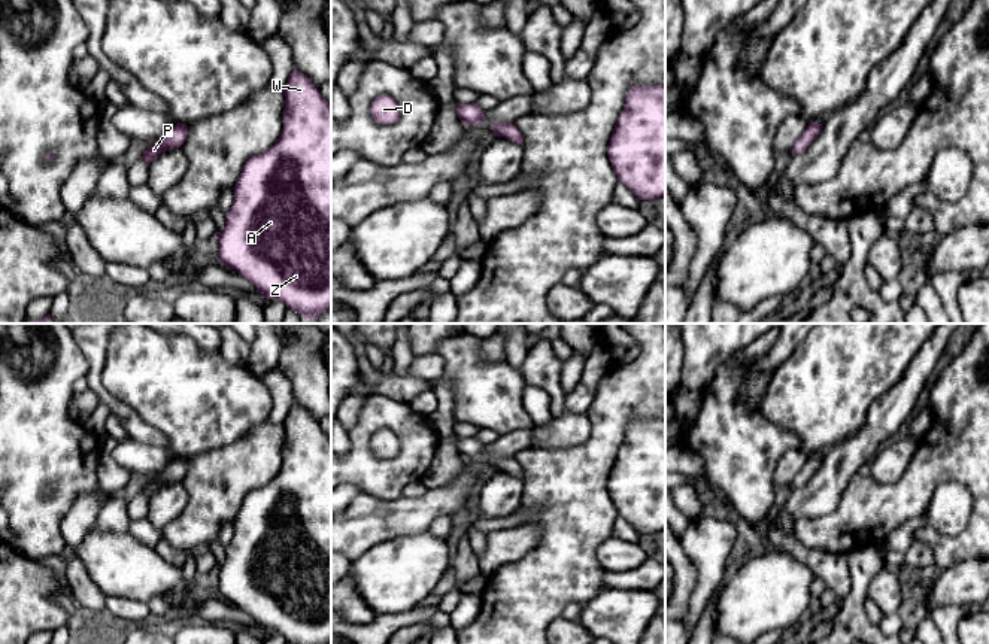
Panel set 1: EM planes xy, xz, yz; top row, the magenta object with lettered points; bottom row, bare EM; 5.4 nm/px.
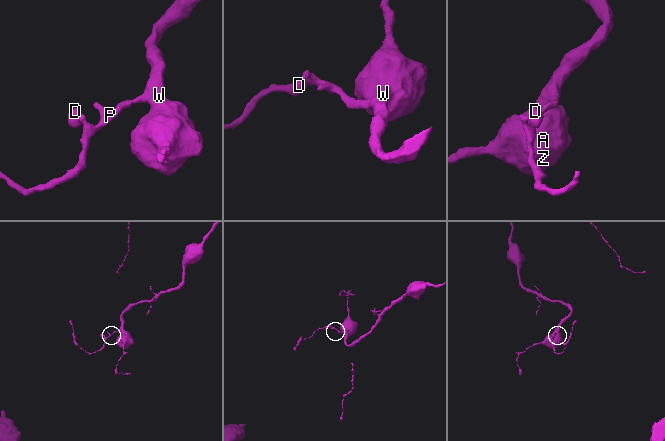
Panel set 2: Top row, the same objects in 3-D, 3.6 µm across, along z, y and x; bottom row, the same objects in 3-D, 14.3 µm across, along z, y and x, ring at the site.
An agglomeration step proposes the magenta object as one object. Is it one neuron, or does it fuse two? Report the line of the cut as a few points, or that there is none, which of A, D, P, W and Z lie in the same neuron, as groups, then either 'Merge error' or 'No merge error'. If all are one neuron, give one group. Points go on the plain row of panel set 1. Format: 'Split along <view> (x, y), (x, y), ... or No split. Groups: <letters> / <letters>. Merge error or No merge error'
No split. Groups: A D P W Z. No merge error

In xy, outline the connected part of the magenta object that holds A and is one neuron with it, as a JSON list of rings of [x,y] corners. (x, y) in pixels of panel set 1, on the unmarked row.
[[[297,402],[285,422],[283,462],[279,473],[267,484],[254,489],[243,499],[234,520],[234,535],[225,547],[225,561],[216,569],[218,593],[249,614],[264,632],[282,635],[291,644],[331,644],[331,437],[327,435],[312,414]]]

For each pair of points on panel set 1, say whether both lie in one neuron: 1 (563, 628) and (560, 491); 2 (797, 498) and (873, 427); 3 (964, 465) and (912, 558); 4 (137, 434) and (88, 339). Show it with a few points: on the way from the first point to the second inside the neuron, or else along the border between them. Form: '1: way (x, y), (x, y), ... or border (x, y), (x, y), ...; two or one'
1: border (560, 616), (546, 628); two
2: way (818, 492), (858, 447); one
3: border (915, 540), (925, 541), (930, 546), (934, 564); two
4: way (121, 410), (97, 388), (96, 362); one

